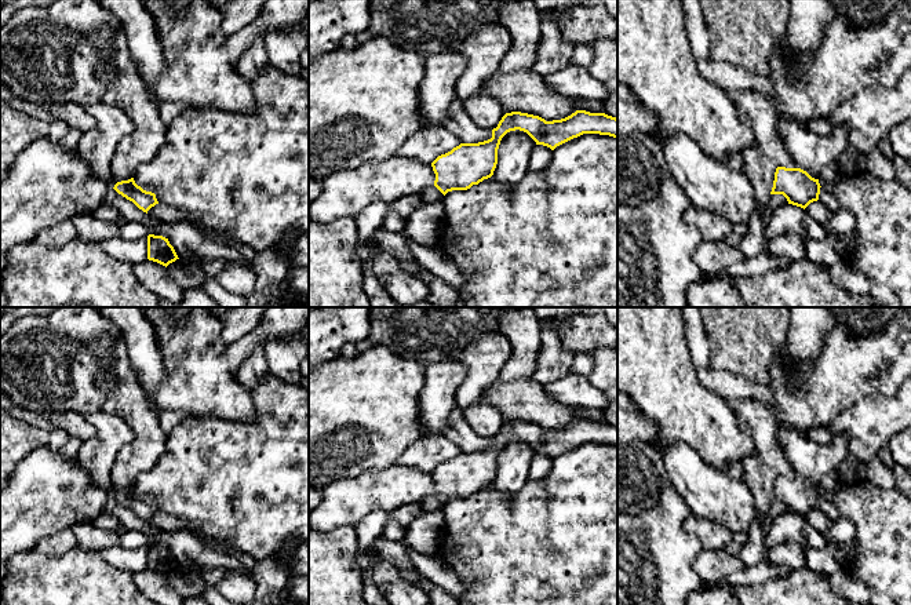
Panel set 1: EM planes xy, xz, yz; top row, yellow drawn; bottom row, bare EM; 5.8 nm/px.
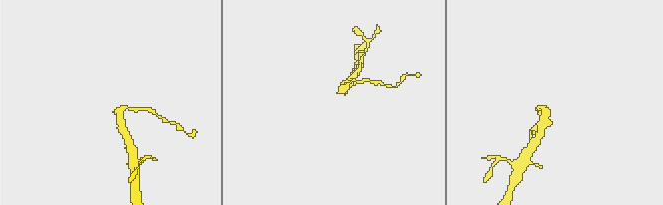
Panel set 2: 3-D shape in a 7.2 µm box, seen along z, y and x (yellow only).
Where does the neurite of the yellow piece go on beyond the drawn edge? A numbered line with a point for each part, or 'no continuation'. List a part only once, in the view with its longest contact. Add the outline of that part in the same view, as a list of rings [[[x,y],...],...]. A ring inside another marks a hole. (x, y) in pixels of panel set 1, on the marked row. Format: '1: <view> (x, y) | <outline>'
1: xy (76, 51) | [[[57,0],[54,4],[18,10],[0,26],[0,79],[12,94],[29,102],[108,103],[121,109],[135,128],[116,147],[110,170],[113,187],[128,181],[136,168],[152,161],[167,139],[168,125],[158,114],[160,101],[138,74],[125,30],[117,17],[98,0]]]

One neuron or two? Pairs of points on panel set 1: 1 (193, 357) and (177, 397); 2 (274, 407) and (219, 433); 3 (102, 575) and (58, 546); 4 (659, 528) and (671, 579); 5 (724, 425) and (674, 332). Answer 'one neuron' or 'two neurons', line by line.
1: one neuron
2: one neuron
3: two neurons
4: one neuron
5: one neuron

